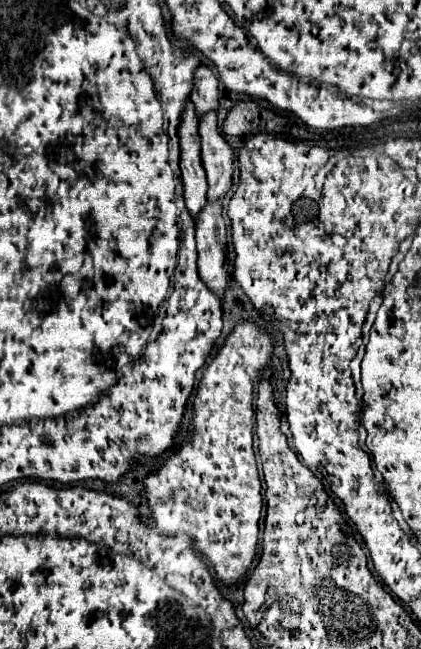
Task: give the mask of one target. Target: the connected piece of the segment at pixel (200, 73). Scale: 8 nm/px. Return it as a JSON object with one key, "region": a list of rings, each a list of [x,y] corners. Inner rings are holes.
{"region":[[[200,65],[196,69],[196,77],[194,77],[194,91],[192,91],[192,103],[196,109],[198,119],[204,117],[210,111],[218,109],[218,99],[220,99],[220,91],[218,91],[218,79],[212,73],[212,69],[208,69],[206,65]]]}

